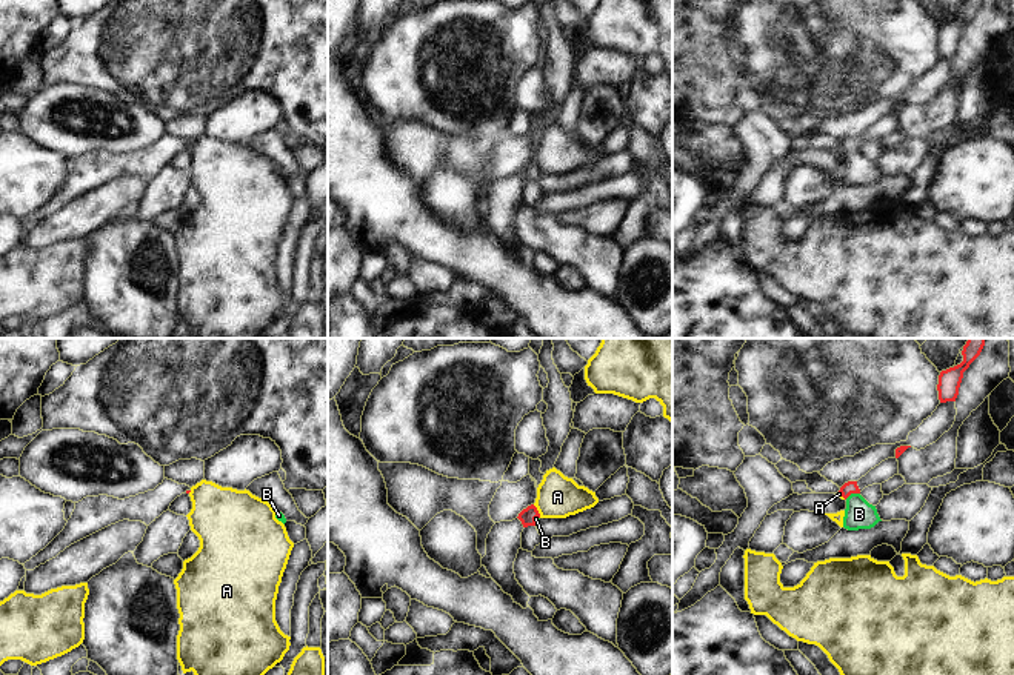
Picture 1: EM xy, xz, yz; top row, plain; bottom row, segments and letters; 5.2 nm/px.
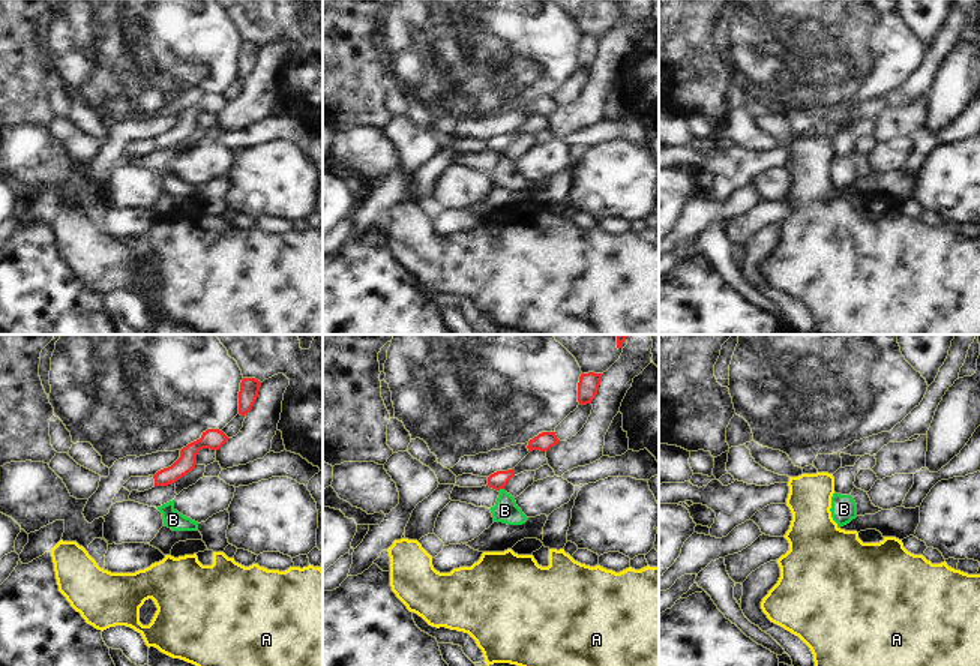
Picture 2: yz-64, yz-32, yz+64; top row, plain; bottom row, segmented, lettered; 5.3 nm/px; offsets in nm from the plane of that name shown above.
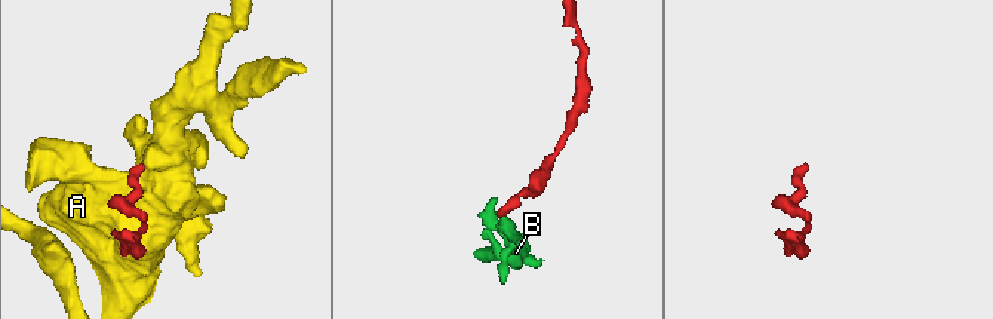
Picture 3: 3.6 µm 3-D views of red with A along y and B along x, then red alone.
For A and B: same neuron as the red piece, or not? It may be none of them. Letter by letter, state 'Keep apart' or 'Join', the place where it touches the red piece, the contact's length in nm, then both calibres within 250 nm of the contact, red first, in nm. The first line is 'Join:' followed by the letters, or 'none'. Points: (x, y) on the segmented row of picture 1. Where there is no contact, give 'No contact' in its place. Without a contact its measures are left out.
Join: B
A: Keep apart. Touches red at xz (537, 511). Shared border 80 nm. Thickness 90 nm (red) against 220 nm
B: Join. Touches red at yz (851, 492). Shared border 90 nm. Thickness 70 nm (red) against 160 nm.

